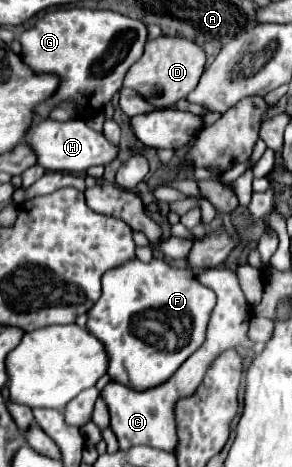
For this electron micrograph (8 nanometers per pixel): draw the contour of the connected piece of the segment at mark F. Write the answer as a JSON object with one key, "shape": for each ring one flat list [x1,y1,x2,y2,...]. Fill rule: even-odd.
{"shape":[[133,257,103,275,103,295,89,311,87,331,105,343,109,377,135,391,147,391,165,383,201,347,213,307,213,291,199,283,191,267,173,267,159,257,149,263]]}

